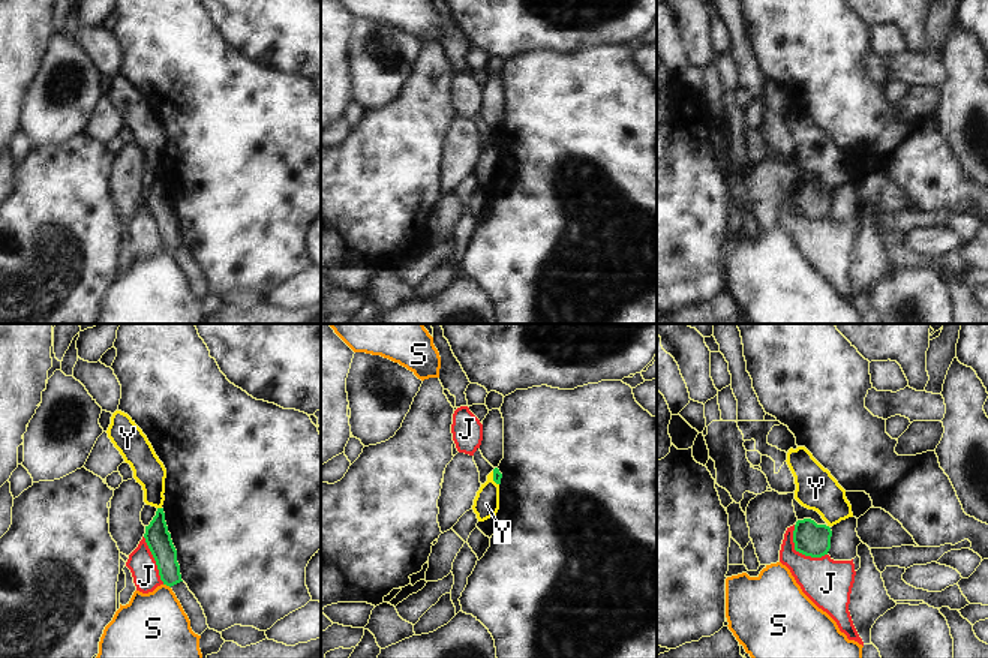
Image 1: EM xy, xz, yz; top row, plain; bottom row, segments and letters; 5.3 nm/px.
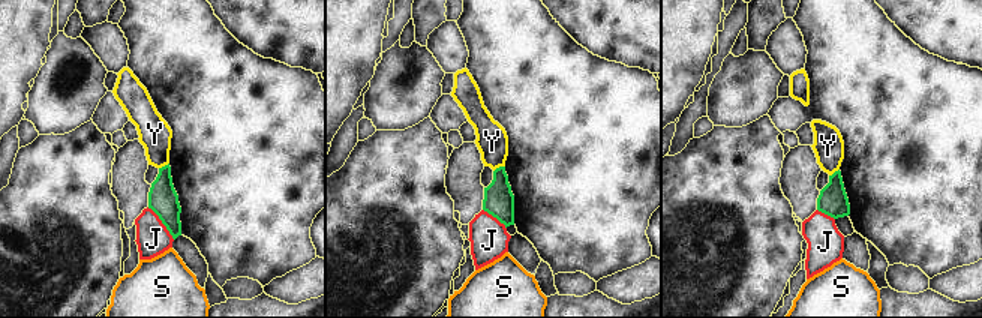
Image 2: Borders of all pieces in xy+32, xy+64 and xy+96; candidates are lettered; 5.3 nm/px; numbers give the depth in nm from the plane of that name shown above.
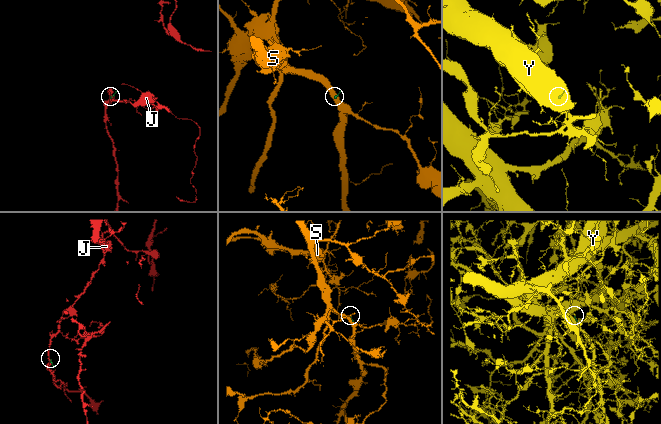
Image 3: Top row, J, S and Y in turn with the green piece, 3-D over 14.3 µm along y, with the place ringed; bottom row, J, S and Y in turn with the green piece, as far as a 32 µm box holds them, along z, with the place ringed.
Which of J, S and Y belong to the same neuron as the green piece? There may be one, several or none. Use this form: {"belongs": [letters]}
{"belongs": []}

